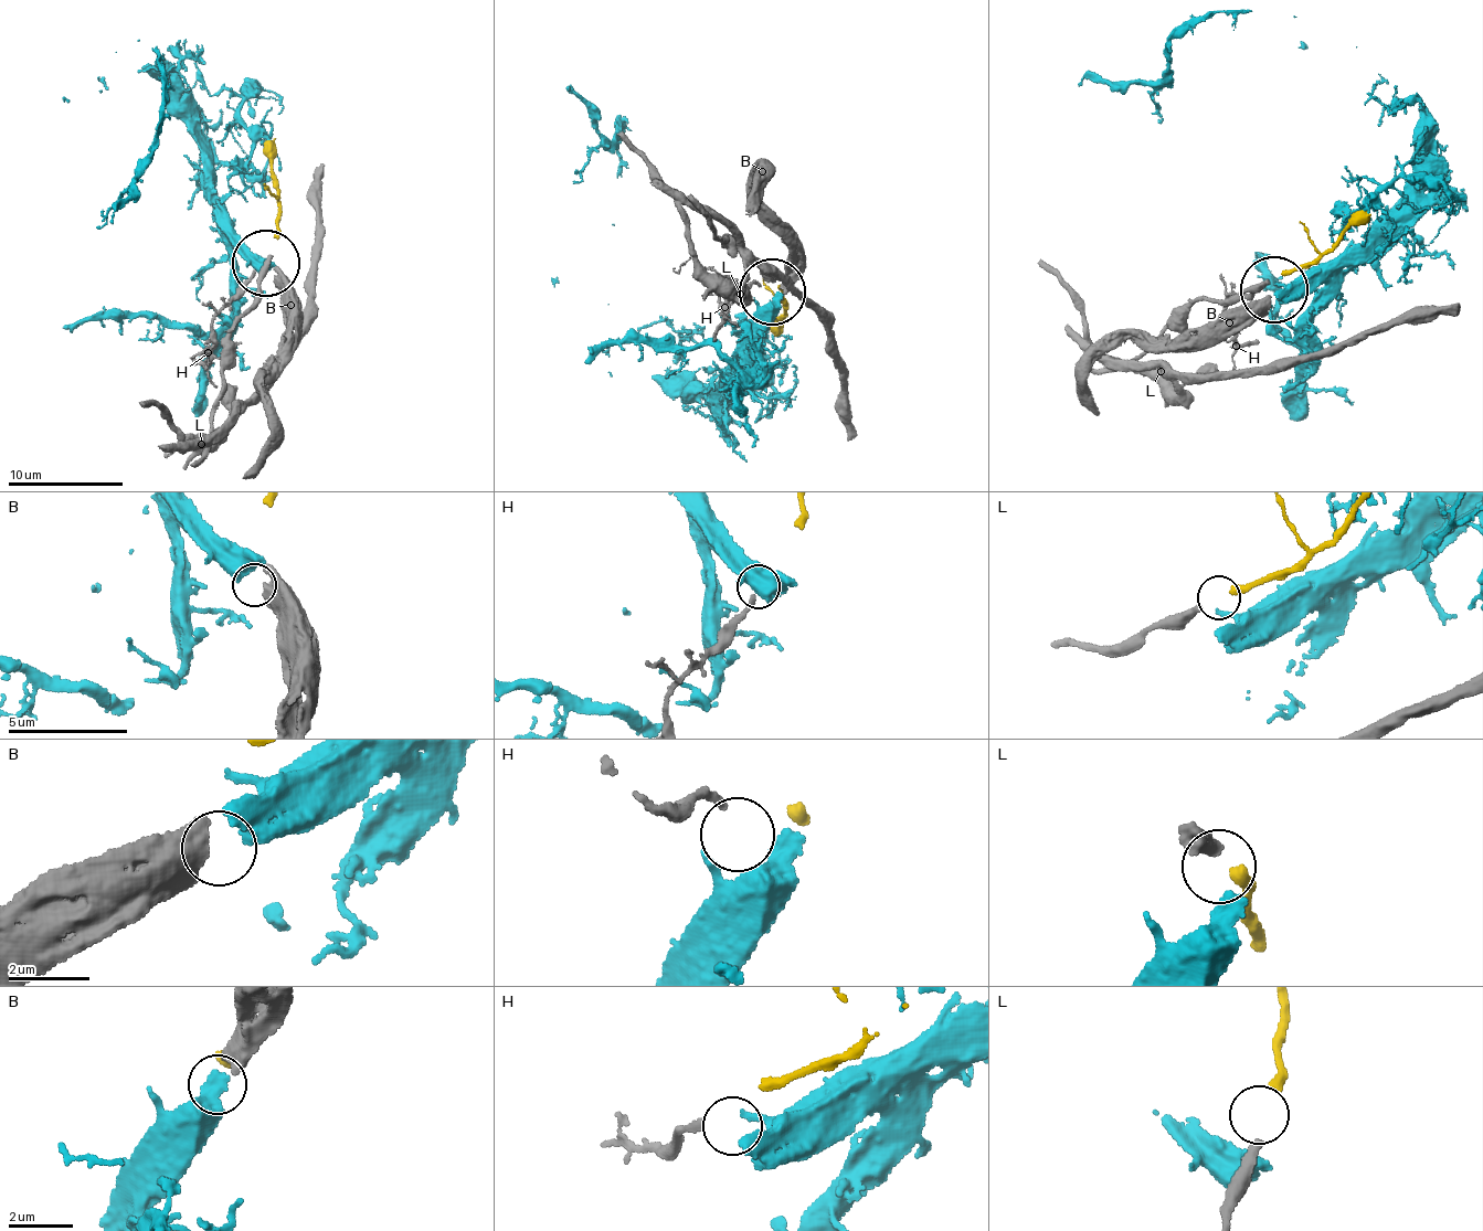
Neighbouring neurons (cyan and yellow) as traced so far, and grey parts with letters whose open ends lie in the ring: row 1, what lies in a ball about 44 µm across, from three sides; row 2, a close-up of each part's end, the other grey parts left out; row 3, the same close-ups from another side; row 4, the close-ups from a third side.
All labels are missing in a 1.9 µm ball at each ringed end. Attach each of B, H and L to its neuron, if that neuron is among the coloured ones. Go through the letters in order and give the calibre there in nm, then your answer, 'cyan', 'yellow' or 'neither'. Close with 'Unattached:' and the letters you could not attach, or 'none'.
B: 600 nm thick; cyan
H: 220 nm thick; neither
L: 360 nm thick; yellow
Unattached: H

